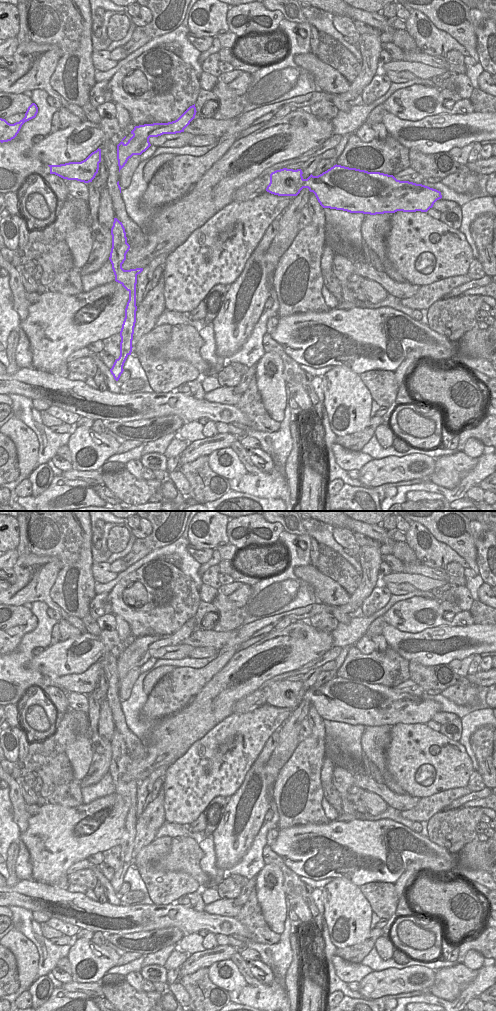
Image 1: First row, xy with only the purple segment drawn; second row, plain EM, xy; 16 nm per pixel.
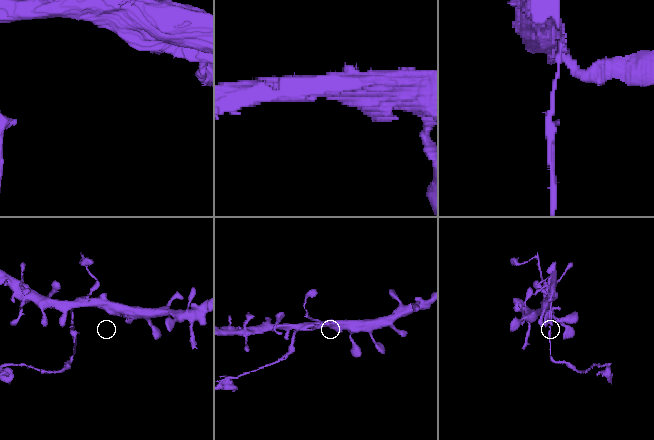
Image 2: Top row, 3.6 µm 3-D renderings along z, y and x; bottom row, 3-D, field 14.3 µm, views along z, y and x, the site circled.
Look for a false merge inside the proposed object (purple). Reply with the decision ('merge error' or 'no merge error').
merge error

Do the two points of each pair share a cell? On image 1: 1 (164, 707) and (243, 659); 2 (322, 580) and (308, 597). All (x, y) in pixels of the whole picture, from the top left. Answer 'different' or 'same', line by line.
1: different
2: different

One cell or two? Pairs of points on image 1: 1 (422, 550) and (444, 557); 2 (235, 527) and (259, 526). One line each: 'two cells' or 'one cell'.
1: one cell
2: one cell

